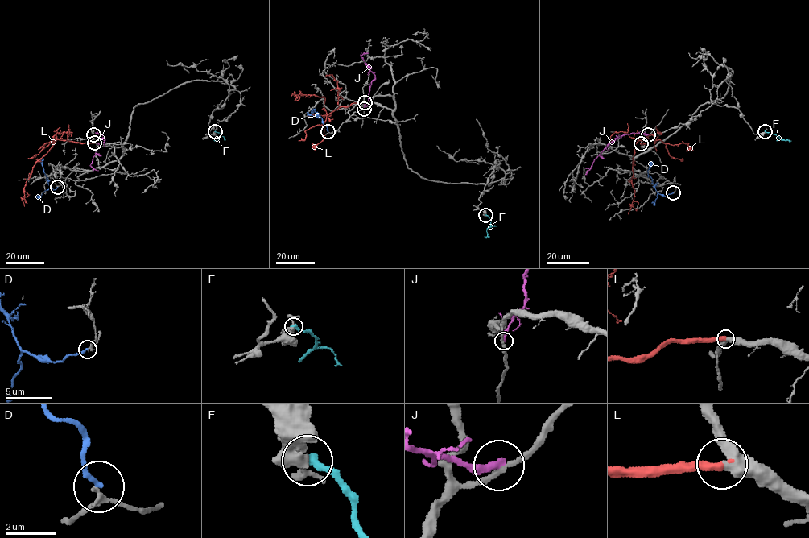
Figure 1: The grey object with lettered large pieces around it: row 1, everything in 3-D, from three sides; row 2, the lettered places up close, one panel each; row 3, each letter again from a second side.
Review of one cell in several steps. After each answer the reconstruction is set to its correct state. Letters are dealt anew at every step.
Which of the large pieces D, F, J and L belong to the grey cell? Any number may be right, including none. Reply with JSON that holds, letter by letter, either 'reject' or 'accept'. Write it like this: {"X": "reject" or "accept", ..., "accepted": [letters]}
{"D": "reject", "F": "reject", "J": "reject", "L": "accept", "accepted": ["L"]}

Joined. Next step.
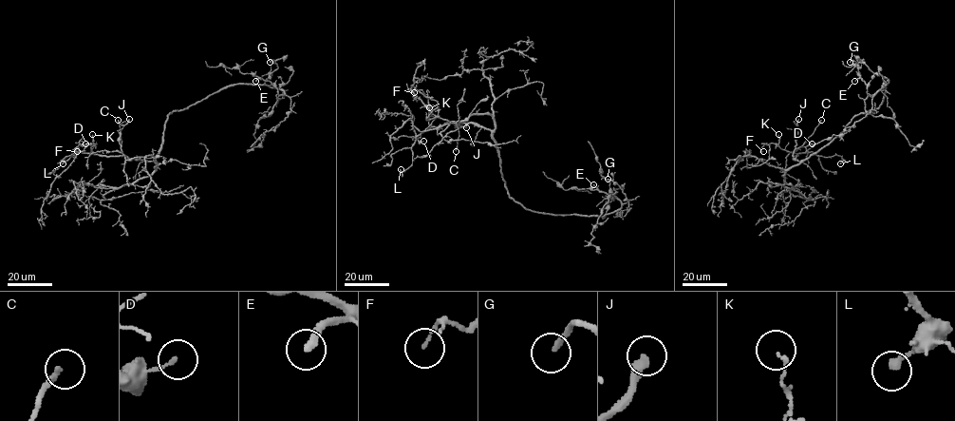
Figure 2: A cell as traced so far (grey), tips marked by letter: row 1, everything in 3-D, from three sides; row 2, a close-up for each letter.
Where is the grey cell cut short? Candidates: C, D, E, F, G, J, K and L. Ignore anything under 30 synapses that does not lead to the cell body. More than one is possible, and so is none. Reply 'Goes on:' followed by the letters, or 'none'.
Goes on: C, E, G, J

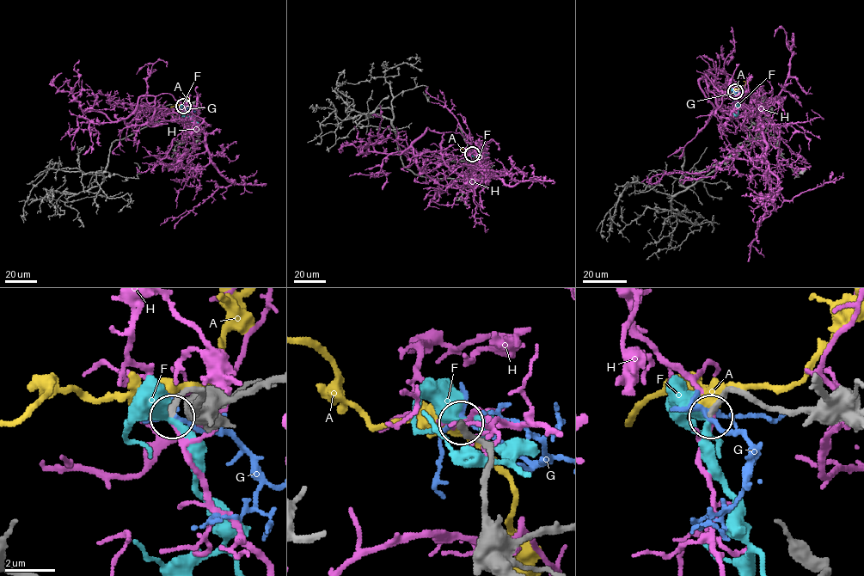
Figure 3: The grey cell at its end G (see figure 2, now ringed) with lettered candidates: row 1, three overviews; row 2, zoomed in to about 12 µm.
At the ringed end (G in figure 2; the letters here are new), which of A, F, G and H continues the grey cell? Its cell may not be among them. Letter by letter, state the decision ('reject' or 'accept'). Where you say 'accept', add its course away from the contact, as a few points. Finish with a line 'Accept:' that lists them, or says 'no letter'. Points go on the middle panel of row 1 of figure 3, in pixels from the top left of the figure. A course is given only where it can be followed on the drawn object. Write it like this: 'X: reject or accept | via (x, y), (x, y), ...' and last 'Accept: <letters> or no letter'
A: reject
F: accept | via (472, 154), (477, 158), (487, 153)
G: reject
H: reject
Accept: F

